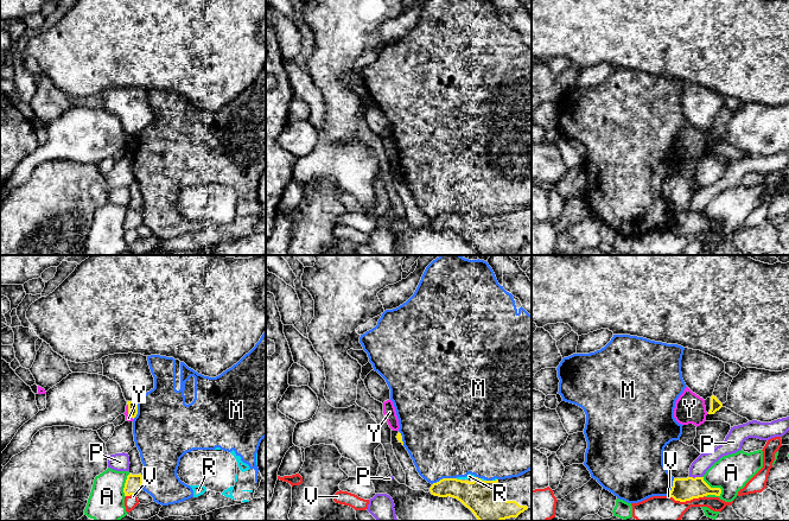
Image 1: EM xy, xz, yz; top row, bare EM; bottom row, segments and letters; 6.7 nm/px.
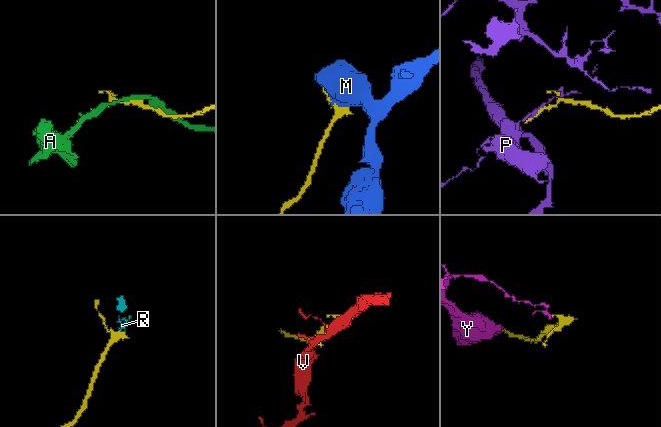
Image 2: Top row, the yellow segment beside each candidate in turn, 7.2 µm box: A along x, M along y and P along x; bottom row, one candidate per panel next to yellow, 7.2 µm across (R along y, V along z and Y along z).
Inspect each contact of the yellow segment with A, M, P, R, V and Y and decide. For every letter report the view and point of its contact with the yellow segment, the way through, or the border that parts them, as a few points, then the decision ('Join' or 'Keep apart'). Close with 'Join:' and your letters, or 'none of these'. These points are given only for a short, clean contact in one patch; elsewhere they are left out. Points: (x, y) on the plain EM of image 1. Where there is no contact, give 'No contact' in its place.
A: Touches yellow at yz (714, 222). Keep apart
M: Touches yellow at xz (444, 213). Keep apart
P: Touches yellow at yz (695, 211). Keep apart
R: Touches yellow at xz (458, 214). Keep apart
V: Touches yellow at yz (686, 234). Keep apart
Y: Touches yellow at xy (128, 146). Boundary: xy (127, 138), (127, 147), (133, 153). Keep apart
Join: none of these

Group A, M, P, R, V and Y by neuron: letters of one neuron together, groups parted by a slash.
A / M R / P / V / Y

